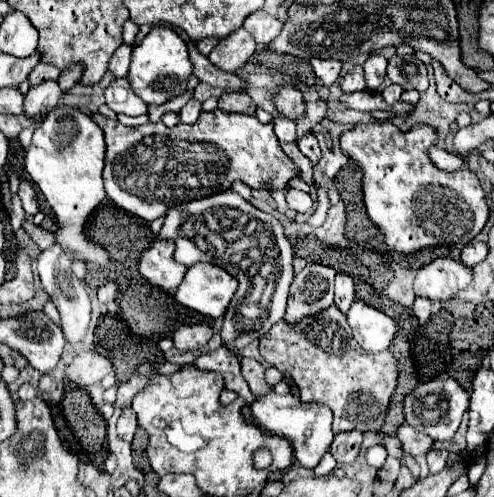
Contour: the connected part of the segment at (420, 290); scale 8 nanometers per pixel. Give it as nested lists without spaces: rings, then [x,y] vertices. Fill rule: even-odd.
[[[437,258],[417,272],[413,288],[417,296],[427,296],[429,300],[451,300],[471,280],[473,268],[465,268],[453,258]]]

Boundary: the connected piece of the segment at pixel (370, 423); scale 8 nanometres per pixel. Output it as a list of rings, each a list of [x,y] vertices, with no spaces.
[[[335,304],[297,324],[279,320],[259,340],[259,352],[281,374],[291,376],[303,402],[327,404],[333,410],[333,432],[381,428],[397,384],[397,360],[389,350],[379,354],[365,352],[353,340],[347,318]]]

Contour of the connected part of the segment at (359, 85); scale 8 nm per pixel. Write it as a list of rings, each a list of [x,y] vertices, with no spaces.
[[[355,66],[353,70],[349,70],[341,82],[341,90],[343,92],[359,92],[365,90],[365,78],[363,78],[363,68]]]

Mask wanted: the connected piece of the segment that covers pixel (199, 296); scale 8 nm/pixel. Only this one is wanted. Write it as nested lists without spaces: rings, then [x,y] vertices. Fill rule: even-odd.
[[[193,264],[175,290],[175,300],[185,308],[191,308],[209,318],[223,318],[237,280],[215,264]]]

